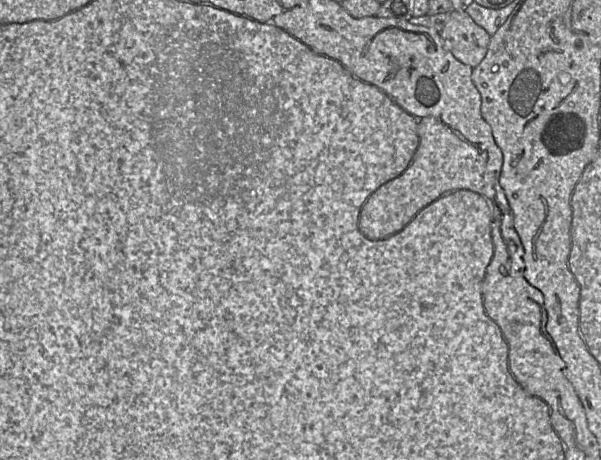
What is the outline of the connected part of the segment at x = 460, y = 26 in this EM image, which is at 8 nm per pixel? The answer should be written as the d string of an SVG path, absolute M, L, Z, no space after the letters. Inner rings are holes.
M463 9L449 12L449 20L439 32L444 45L460 62L475 68L485 57L491 35Z

